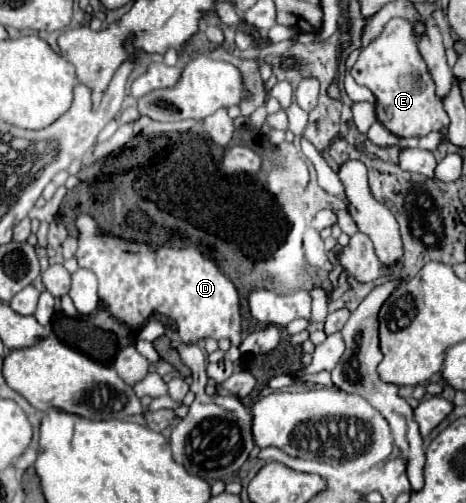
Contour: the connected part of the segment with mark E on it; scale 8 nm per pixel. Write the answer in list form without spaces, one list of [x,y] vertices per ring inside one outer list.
[[[394,17],[384,25],[382,33],[360,51],[352,67],[352,77],[358,85],[374,93],[376,119],[396,137],[422,137],[448,127],[448,115],[442,101],[436,99],[432,75],[426,69],[412,25],[406,19]]]

